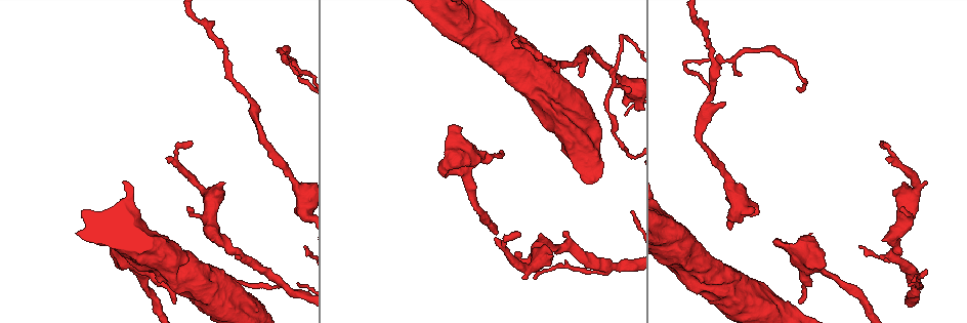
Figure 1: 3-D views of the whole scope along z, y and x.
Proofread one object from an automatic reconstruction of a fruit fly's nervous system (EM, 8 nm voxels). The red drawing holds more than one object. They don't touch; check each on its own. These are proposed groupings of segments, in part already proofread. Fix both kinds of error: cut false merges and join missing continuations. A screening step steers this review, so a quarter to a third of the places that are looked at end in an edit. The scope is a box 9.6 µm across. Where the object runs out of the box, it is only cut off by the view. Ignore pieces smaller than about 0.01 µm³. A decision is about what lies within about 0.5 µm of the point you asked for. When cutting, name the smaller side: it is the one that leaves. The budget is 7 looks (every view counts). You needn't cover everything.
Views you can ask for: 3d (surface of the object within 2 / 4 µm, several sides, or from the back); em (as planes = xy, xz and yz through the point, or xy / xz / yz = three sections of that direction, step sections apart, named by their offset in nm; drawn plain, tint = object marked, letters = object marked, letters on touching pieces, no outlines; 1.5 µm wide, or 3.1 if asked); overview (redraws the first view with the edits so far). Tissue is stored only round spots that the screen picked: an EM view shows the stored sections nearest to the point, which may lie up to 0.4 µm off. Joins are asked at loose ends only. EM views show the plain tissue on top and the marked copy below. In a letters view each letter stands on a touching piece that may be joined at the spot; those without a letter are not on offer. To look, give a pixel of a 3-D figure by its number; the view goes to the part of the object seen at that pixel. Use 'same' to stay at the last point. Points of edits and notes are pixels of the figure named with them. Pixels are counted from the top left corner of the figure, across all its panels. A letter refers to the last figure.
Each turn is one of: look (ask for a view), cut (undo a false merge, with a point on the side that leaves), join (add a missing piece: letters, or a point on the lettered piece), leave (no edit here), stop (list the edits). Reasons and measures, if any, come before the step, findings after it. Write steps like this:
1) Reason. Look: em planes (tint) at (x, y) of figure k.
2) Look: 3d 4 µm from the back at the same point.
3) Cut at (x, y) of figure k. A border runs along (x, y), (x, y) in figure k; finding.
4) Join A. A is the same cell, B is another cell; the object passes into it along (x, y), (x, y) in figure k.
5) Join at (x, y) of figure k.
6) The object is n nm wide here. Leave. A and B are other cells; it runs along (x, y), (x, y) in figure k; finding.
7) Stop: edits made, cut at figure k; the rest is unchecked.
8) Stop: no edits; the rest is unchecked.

Free end. Look: em planes (tint) at (742, 75) of figure 1.

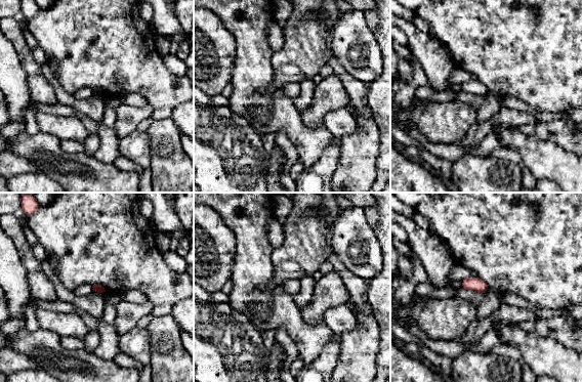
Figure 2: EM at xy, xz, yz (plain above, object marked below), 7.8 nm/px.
Look: em planes (letters) at the same point.

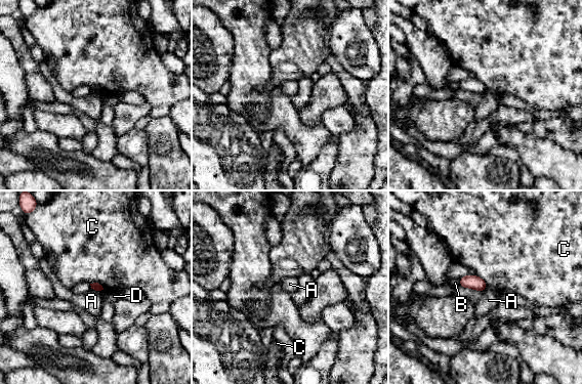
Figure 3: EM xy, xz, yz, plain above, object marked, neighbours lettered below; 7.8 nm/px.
Leave. A, B, C and D are other cells; a border runs along (91, 288), (100, 291) in figure 3; none of them fits.

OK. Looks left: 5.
Branch stops here. Look: em planes (letters) at (880, 256) of figure 1.

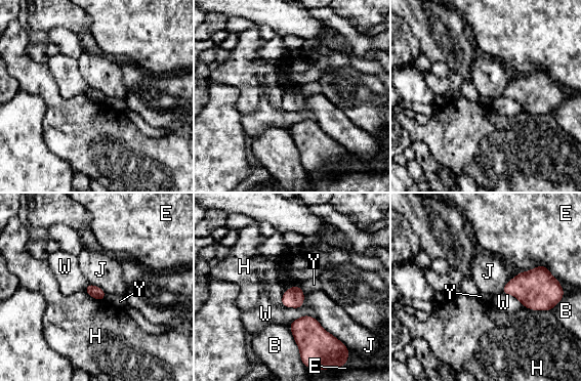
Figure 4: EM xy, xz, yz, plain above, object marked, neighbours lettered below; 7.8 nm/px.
The longest contact is with E, 300 nm. Leave. B, E, H, J, W and Y are other cells; a border runs along (316, 319), (325, 330), (341, 342) in figure 4; no lettered piece goes on from it.

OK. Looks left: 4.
Two arms in line, one across. Look: 3d 4 µm at (605, 265) of figure 1.

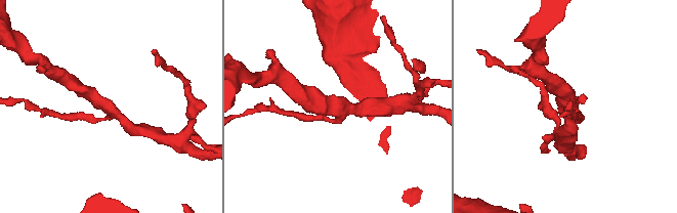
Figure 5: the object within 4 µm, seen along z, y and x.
3 arms meet here. Look: em planes (letters) at (106, 109) of figure 5.

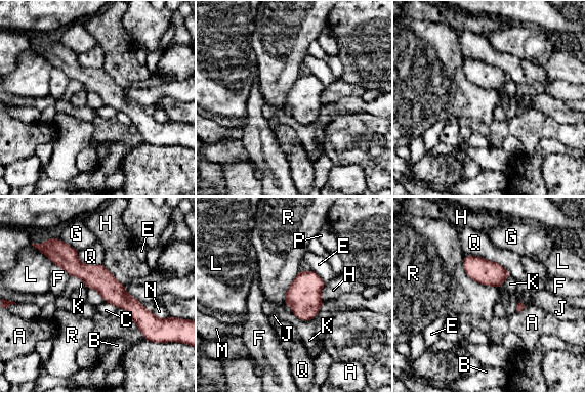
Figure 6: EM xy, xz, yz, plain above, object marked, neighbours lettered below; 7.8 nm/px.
The longest contact is with Q, 400 nm. Leave. A, B, C, E, F, G, H, J, K, L, M, N, P, Q and R are other cells; one neuron here.

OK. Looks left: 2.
Stop: no edits; the rest is unchecked.

